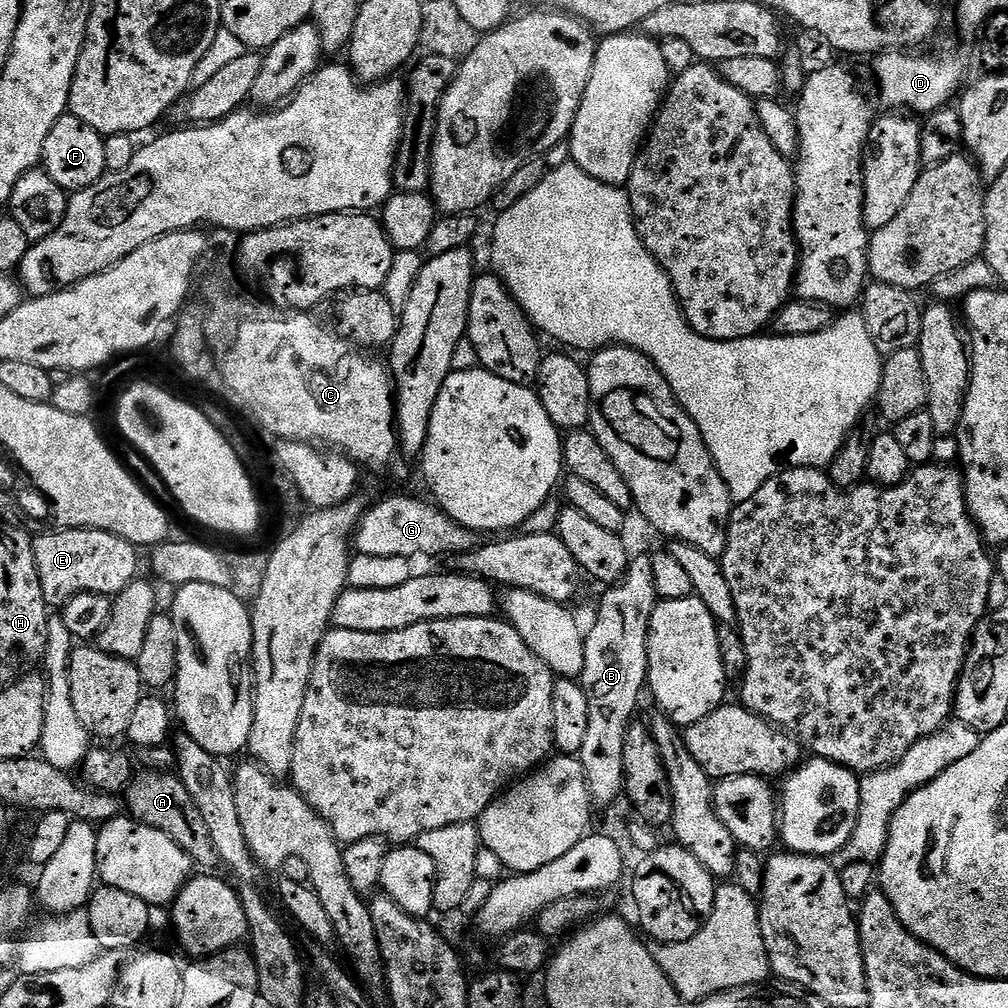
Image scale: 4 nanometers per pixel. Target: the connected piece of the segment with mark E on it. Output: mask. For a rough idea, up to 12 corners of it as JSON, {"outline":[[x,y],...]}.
{"outline":[[97,528],[34,539],[49,609],[137,579],[137,545]]}

